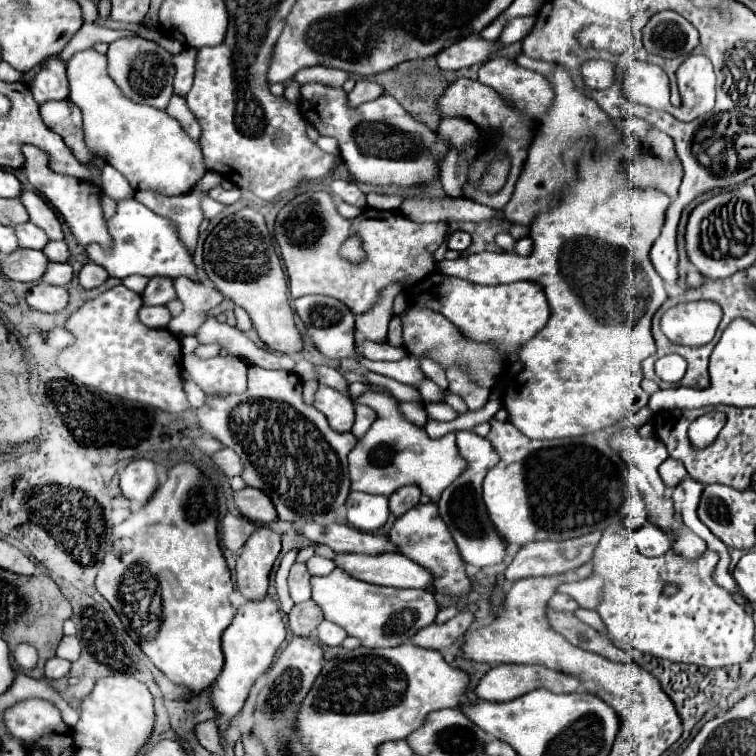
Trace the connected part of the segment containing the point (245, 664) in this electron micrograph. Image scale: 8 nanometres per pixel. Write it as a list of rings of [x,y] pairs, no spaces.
[[[264,596],[264,600],[250,600],[236,610],[232,624],[222,634],[222,652],[226,664],[220,676],[216,678],[212,694],[212,706],[220,714],[220,722],[224,728],[242,710],[252,684],[256,682],[258,676],[262,676],[270,668],[274,654],[284,642],[284,638],[286,638],[286,628],[274,598]]]

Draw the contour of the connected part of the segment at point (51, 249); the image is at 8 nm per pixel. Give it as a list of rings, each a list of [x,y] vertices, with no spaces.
[[[50,242],[50,244],[44,248],[44,254],[46,254],[52,262],[68,262],[68,258],[70,258],[70,252],[68,252],[66,242]]]

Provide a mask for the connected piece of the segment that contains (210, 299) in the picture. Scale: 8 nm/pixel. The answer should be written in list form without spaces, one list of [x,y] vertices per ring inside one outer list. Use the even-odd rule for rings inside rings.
[[[188,278],[174,280],[174,288],[184,304],[184,312],[176,316],[172,324],[168,324],[168,330],[174,334],[196,336],[196,330],[208,318],[208,310],[218,306],[224,300],[224,296],[210,284],[192,282]]]

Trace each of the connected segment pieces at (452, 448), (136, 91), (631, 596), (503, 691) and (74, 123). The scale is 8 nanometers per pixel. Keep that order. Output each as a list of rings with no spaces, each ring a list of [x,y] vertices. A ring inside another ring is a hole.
[[[366,390],[362,396],[352,398],[352,402],[364,404],[376,412],[374,424],[348,456],[352,490],[390,496],[402,486],[416,484],[422,494],[430,496],[432,502],[438,502],[444,488],[448,488],[448,484],[452,484],[466,470],[466,460],[456,448],[456,434],[446,434],[436,440],[430,438],[424,428],[416,428],[402,416],[398,400],[392,394]]]
[[[132,36],[112,42],[106,56],[108,56],[108,74],[114,80],[114,84],[124,92],[124,96],[128,96],[132,102],[144,102],[160,110],[168,106],[168,100],[172,98],[172,78],[174,78],[174,64],[170,52],[162,50],[156,42]]]
[[[608,526],[604,530],[592,558],[594,574],[606,578],[602,602],[596,612],[606,624],[608,634],[644,654],[672,662],[706,668],[746,662],[754,650],[754,620],[728,590],[714,582],[714,568],[720,554],[706,550],[704,556],[694,562],[688,562],[674,552],[652,556],[652,552],[638,548],[636,531],[628,531],[628,540],[616,540],[616,528],[620,526]],[[644,557],[652,562],[651,566],[642,566]],[[666,584],[678,584],[678,594],[670,598],[664,596],[662,588]]]
[[[502,664],[502,666],[494,666],[486,672],[486,676],[480,680],[478,688],[476,688],[476,696],[480,700],[488,700],[488,702],[508,702],[512,698],[518,698],[526,692],[532,692],[536,688],[546,688],[550,692],[556,694],[568,694],[568,692],[576,692],[580,690],[580,680],[572,674],[566,672],[556,672],[544,666],[532,666],[532,664]]]
[[[50,100],[50,102],[40,104],[40,116],[52,132],[64,138],[68,148],[76,154],[76,158],[82,164],[90,164],[94,154],[84,144],[82,114],[80,114],[80,108],[72,104],[72,100],[58,100],[58,102]]]

